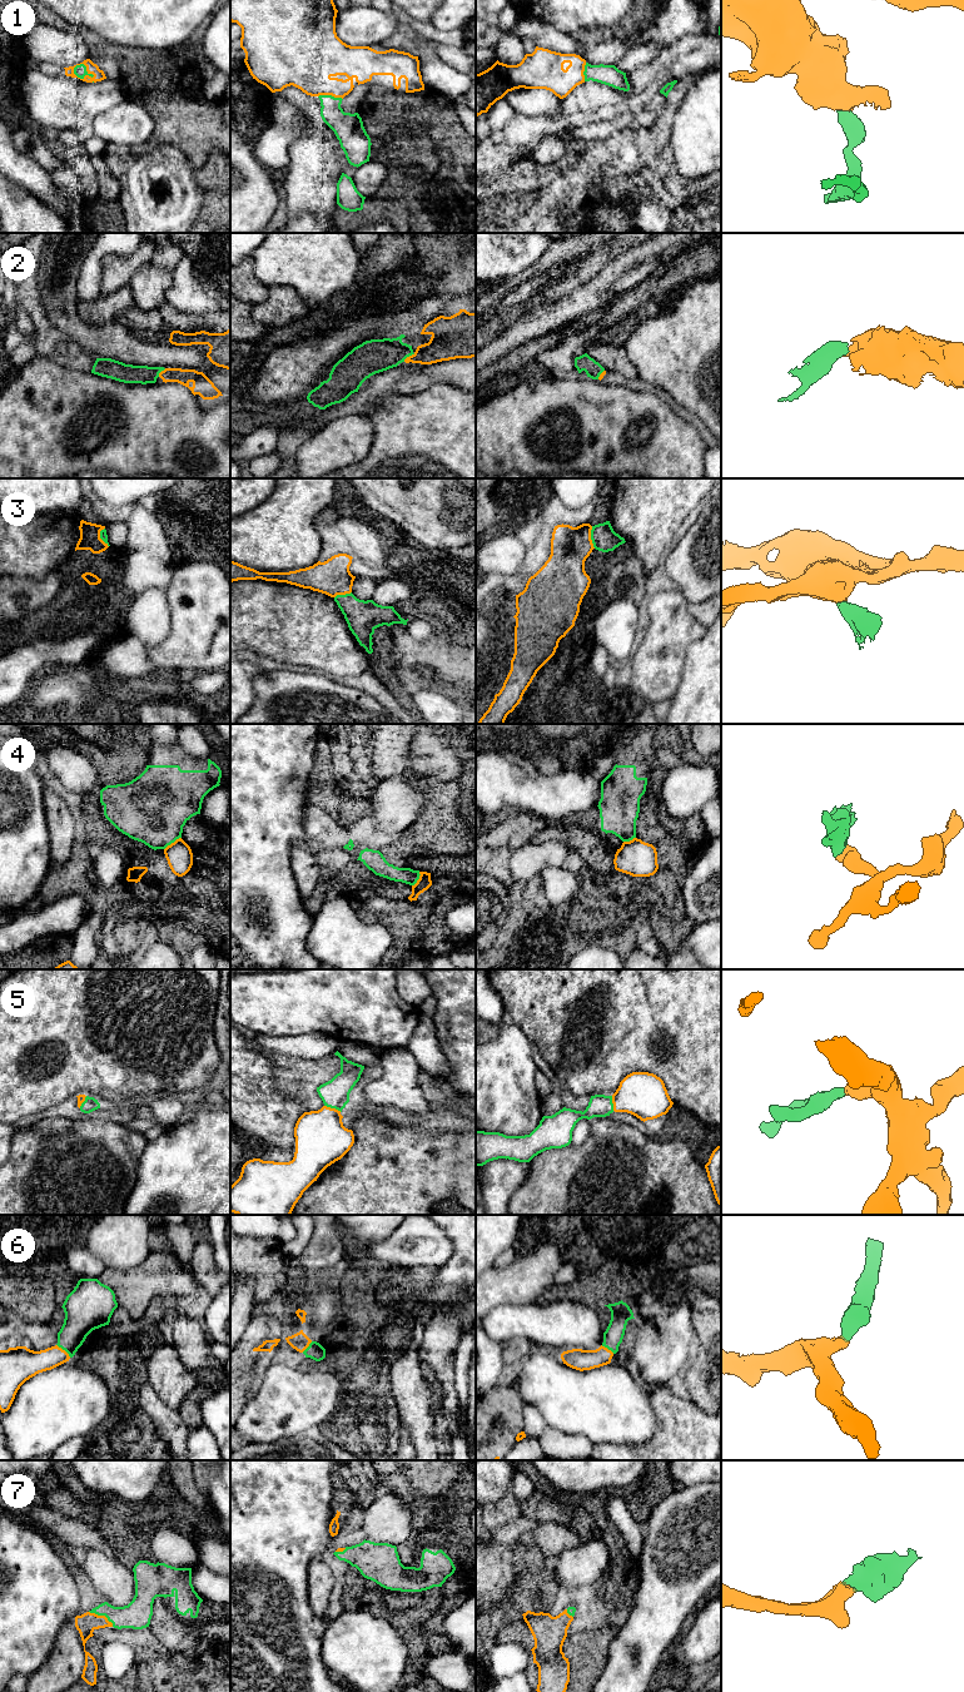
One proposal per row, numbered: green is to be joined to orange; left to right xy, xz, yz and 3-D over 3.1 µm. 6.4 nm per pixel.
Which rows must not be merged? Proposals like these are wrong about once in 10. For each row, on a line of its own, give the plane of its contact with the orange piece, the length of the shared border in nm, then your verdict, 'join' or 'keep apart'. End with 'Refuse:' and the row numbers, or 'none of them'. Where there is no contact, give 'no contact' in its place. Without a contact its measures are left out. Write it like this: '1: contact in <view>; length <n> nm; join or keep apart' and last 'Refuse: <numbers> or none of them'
1: contact in xy; length 150 nm; join
2: contact in xz; length 90 nm; join
3: contact in yz; length 150 nm; join
4: contact in xy; length 140 nm; keep apart
5: contact in xz; length 120 nm; join
6: contact in xy; length 130 nm; join
7: contact in xy; length 190 nm; join
Refuse: 4

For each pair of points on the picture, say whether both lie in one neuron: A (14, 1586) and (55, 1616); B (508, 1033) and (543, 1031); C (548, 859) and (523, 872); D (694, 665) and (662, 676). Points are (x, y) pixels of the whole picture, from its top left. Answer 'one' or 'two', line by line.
A: one
B: two
C: one
D: two

